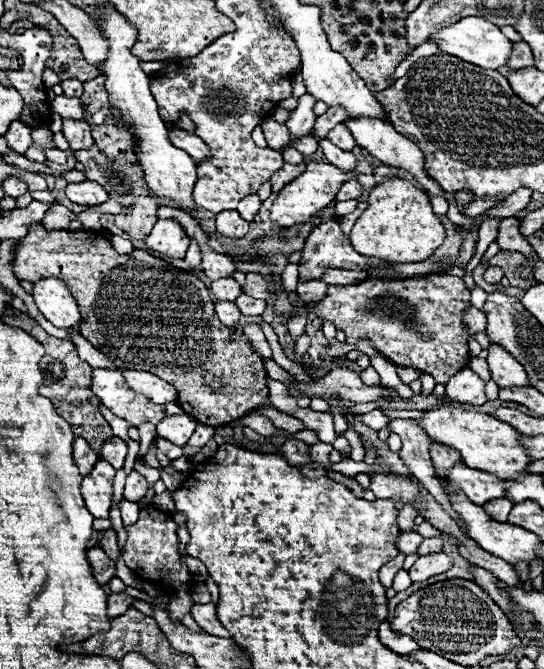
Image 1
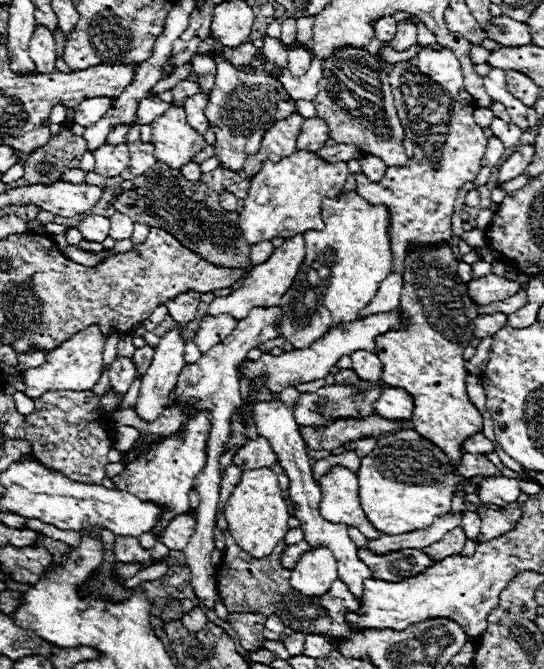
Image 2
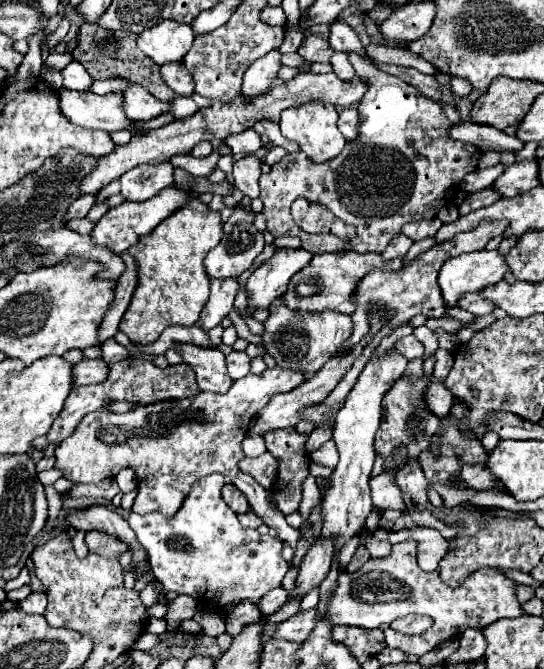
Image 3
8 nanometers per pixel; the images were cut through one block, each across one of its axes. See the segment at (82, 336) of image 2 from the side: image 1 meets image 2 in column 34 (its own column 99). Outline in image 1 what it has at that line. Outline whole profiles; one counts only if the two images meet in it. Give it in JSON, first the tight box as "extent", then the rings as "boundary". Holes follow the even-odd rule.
{"extent":[92,368,184,426],"boundary":[[[94,368],[92,372],[92,392],[102,400],[102,404],[118,418],[130,422],[130,426],[140,426],[144,422],[158,424],[164,416],[184,414],[184,410],[172,402],[168,406],[152,406],[148,398],[136,394],[122,376],[120,370]]]}

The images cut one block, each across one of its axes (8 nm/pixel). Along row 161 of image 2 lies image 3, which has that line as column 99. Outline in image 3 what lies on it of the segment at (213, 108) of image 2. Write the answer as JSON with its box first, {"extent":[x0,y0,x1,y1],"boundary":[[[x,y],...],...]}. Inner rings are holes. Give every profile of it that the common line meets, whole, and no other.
{"extent":[90,188,190,254],"boundary":[[[164,188],[164,192],[160,192],[160,196],[154,196],[152,200],[146,200],[144,204],[134,204],[134,202],[122,202],[116,208],[110,208],[96,224],[94,230],[90,234],[94,244],[100,246],[108,246],[114,254],[122,254],[126,252],[130,246],[138,244],[138,240],[142,236],[146,236],[148,232],[152,232],[166,216],[170,216],[174,212],[174,208],[180,208],[180,204],[184,204],[184,200],[188,200],[190,192],[180,192],[178,188]]]}

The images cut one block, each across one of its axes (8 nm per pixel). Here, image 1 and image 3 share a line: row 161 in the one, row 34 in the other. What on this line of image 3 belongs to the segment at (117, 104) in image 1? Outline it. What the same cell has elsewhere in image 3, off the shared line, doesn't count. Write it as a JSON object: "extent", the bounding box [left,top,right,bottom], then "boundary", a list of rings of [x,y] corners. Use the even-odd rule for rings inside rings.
{"extent":[138,20,194,66],"boundary":[[[164,20],[142,34],[138,34],[138,48],[158,66],[166,62],[180,62],[192,46],[194,36],[190,24]]]}

